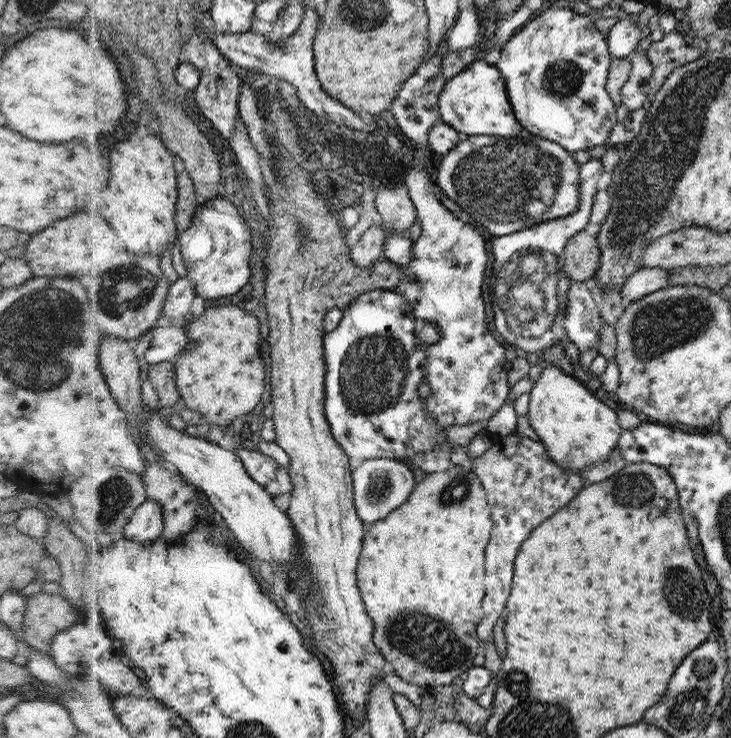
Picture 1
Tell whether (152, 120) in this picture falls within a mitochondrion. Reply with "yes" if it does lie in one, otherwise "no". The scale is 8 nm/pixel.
no

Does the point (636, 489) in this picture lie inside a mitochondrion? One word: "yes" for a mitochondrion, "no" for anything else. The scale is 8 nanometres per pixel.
yes

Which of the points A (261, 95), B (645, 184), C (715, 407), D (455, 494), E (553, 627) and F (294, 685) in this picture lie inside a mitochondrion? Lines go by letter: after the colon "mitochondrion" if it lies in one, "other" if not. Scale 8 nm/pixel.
A: other
B: mitochondrion
C: other
D: mitochondrion
E: other
F: other

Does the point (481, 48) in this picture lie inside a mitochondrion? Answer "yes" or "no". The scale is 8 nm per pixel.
no

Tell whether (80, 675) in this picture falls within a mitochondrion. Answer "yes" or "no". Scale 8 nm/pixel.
no

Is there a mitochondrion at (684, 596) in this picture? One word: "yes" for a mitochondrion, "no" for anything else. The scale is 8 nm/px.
yes

